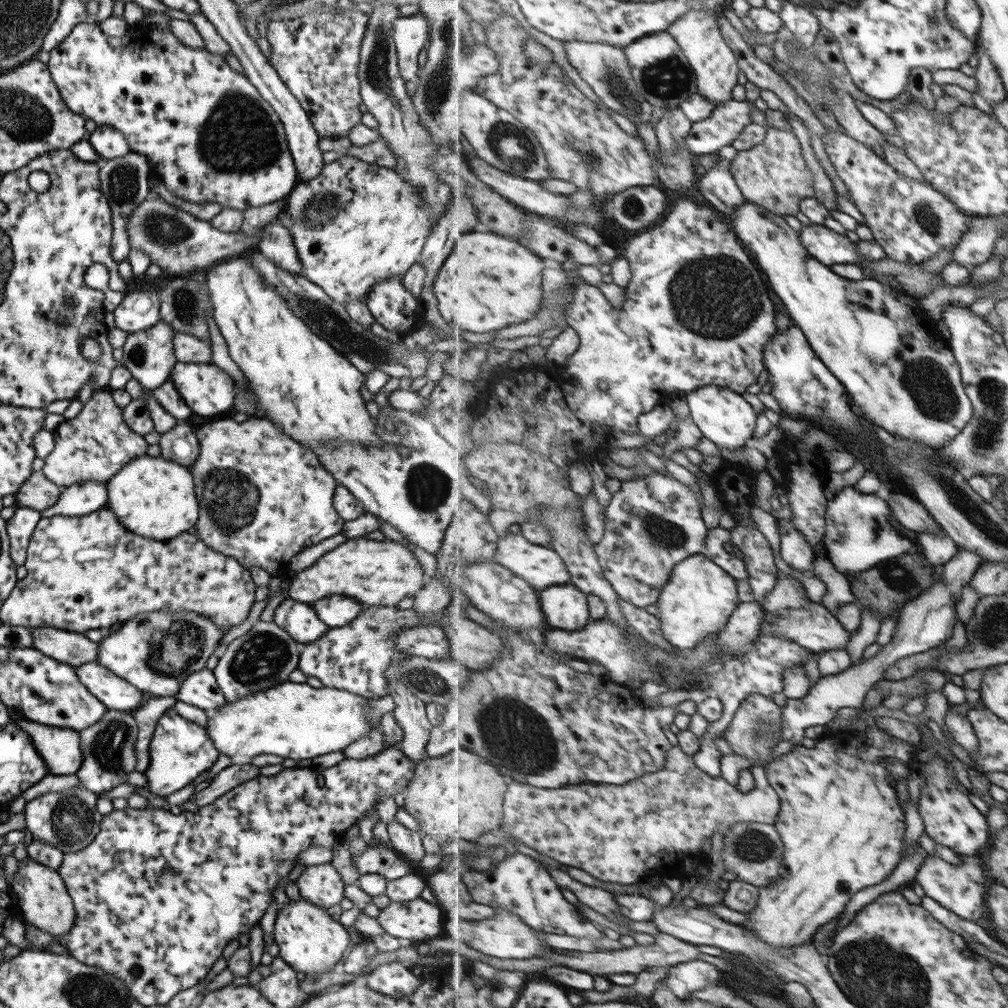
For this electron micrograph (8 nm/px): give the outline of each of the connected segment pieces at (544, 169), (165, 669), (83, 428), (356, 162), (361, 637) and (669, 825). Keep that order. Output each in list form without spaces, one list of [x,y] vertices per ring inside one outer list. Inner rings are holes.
[[[471,86],[465,93],[465,123],[464,136],[469,141],[479,158],[486,160],[499,170],[511,173],[513,176],[529,180],[545,181],[551,180],[552,174],[549,170],[547,155],[533,130],[529,130],[514,114],[508,110],[499,108],[488,98],[481,96]]]
[[[160,610],[140,612],[134,618],[123,621],[119,629],[111,633],[103,633],[103,637],[97,642],[98,651],[95,662],[128,682],[137,690],[149,691],[155,697],[173,697],[181,681],[189,673],[202,669],[207,658],[211,654],[217,653],[219,640],[224,633],[204,615],[195,614],[188,610],[180,610],[180,612],[161,612]]]
[[[109,389],[95,390],[77,417],[65,419],[51,431],[54,447],[40,470],[45,478],[60,488],[86,480],[107,482],[124,464],[145,455],[148,444],[124,424],[121,412]]]
[[[341,154],[337,156],[334,161],[323,164],[317,176],[306,181],[297,181],[296,185],[285,198],[281,213],[283,212],[287,220],[288,233],[290,234],[290,238],[292,238],[298,262],[300,262],[301,265],[301,275],[306,280],[309,280],[309,283],[315,284],[319,289],[322,289],[323,293],[329,296],[331,301],[335,301],[343,307],[345,307],[349,301],[359,301],[365,304],[367,293],[373,289],[373,285],[385,281],[385,278],[401,277],[401,275],[404,275],[412,264],[418,262],[418,256],[420,255],[425,239],[429,236],[433,226],[435,226],[435,220],[430,216],[428,206],[418,197],[418,192],[416,192],[406,180],[397,176],[397,173],[393,169],[366,163],[347,154]]]
[[[365,606],[351,623],[330,628],[311,643],[299,649],[297,669],[306,677],[317,678],[323,687],[344,690],[366,699],[378,699],[387,692],[387,680],[383,671],[395,656],[392,638],[398,630],[415,627],[418,614],[411,609],[400,610],[397,606]]]
[[[677,745],[669,751],[667,765],[665,765],[663,771],[645,775],[645,777],[641,777],[641,779],[623,785],[584,783],[579,785],[569,784],[569,787],[549,789],[510,781],[510,786],[504,801],[504,823],[502,827],[505,836],[510,835],[513,839],[525,844],[535,851],[538,851],[540,854],[553,858],[559,864],[564,864],[567,867],[573,866],[575,868],[580,868],[592,876],[595,876],[599,881],[617,883],[620,885],[637,885],[638,883],[643,882],[643,880],[647,880],[647,876],[651,876],[651,872],[654,874],[657,870],[665,868],[667,864],[676,864],[675,860],[679,860],[680,856],[685,856],[685,854],[687,854],[687,856],[689,856],[689,854],[691,854],[691,856],[701,854],[703,840],[711,839],[715,832],[722,834],[723,837],[727,836],[727,832],[729,832],[729,828],[733,828],[733,824],[749,824],[751,822],[757,822],[759,824],[775,825],[777,818],[779,818],[782,805],[783,801],[781,801],[781,797],[777,795],[777,791],[775,791],[773,786],[769,783],[765,766],[759,767],[759,776],[757,776],[755,788],[747,793],[739,792],[735,786],[729,784],[729,782],[721,776],[713,777],[699,769],[694,757],[685,754],[680,745]]]

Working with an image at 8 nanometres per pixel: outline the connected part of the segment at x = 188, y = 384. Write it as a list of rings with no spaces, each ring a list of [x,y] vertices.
[[[176,362],[169,373],[169,380],[184,400],[186,406],[201,417],[221,416],[234,404],[234,382],[232,378],[213,363]]]

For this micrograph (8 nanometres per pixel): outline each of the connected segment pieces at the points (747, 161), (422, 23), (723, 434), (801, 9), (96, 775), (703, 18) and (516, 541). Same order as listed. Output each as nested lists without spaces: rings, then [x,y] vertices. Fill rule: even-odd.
[[[768,127],[763,143],[749,150],[738,151],[731,162],[731,171],[748,202],[755,202],[781,216],[797,214],[805,197],[815,197],[816,178],[807,166],[799,138],[793,132]]]
[[[415,13],[410,16],[399,16],[392,20],[391,38],[396,50],[396,63],[398,73],[403,81],[415,81],[420,68],[420,59],[428,44],[428,22],[423,13]]]
[[[715,385],[705,386],[685,396],[690,408],[690,416],[695,425],[702,430],[704,436],[715,445],[730,450],[745,447],[747,440],[755,434],[757,428],[757,412],[755,408],[741,396],[729,388]]]
[[[784,1],[779,14],[784,24],[795,35],[795,39],[801,40],[803,44],[811,48],[822,29],[820,18],[817,18],[807,6],[798,6],[791,1]]]
[[[106,709],[103,716],[78,731],[79,748],[81,749],[81,766],[75,772],[79,780],[88,792],[95,796],[109,792],[111,788],[125,784],[127,775],[135,770],[135,750],[133,748],[137,734],[137,725],[130,713]]]
[[[690,10],[667,30],[680,44],[696,72],[698,93],[717,105],[732,99],[733,89],[739,84],[740,70],[740,61],[736,52],[728,45],[726,38],[723,38],[719,28],[721,26],[717,20],[717,13],[709,10]]]
[[[509,532],[501,537],[493,560],[512,570],[517,576],[524,578],[530,585],[541,591],[555,585],[570,584],[572,579],[568,566],[564,564],[561,555],[552,546],[535,544],[521,533]]]

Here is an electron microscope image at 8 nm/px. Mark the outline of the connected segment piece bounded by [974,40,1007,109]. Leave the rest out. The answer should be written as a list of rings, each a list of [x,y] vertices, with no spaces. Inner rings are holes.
[[[977,42],[977,56],[979,65],[977,66],[974,78],[977,80],[978,89],[976,92],[993,108],[997,104],[1007,99],[1006,88],[1003,85],[999,70],[986,53],[986,48]]]

